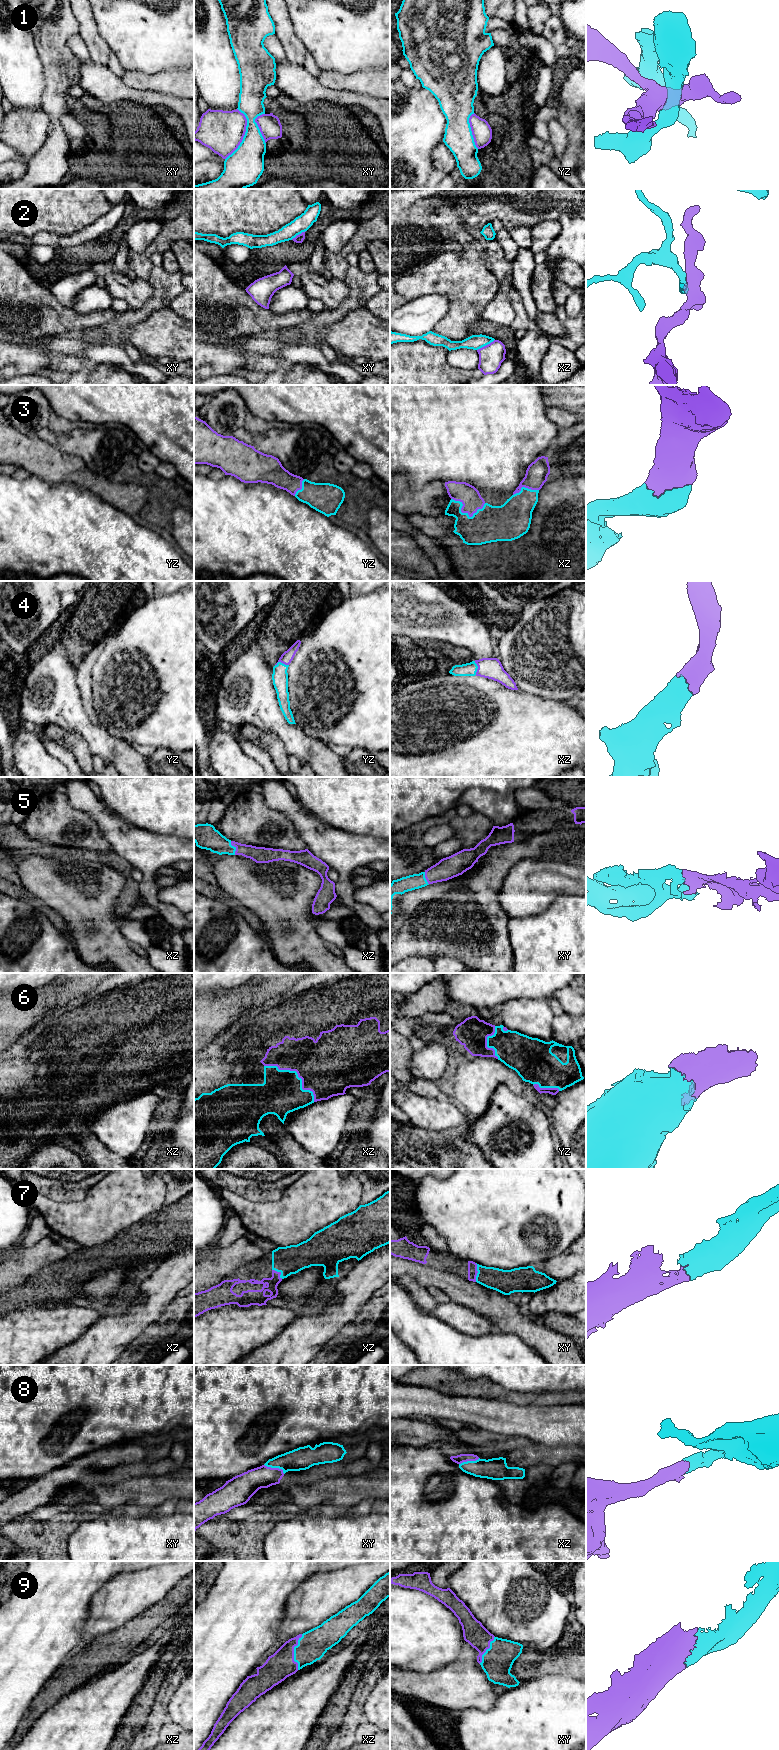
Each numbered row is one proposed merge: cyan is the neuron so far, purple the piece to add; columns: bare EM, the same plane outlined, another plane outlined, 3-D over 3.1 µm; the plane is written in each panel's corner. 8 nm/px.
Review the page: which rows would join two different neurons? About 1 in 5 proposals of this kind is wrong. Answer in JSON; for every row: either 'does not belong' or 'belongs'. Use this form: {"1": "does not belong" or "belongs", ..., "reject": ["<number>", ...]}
{"1": "does not belong", "2": "does not belong", "3": "belongs", "4": "belongs", "5": "belongs", "6": "belongs", "7": "belongs", "8": "belongs", "9": "belongs", "reject": ["1", "2"]}

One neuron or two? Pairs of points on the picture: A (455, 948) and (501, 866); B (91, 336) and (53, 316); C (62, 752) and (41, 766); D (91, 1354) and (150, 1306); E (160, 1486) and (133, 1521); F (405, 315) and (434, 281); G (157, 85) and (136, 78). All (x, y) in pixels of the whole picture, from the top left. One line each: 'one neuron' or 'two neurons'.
A: one neuron
B: two neurons
C: two neurons
D: one neuron
E: two neurons
F: two neurons
G: one neuron

